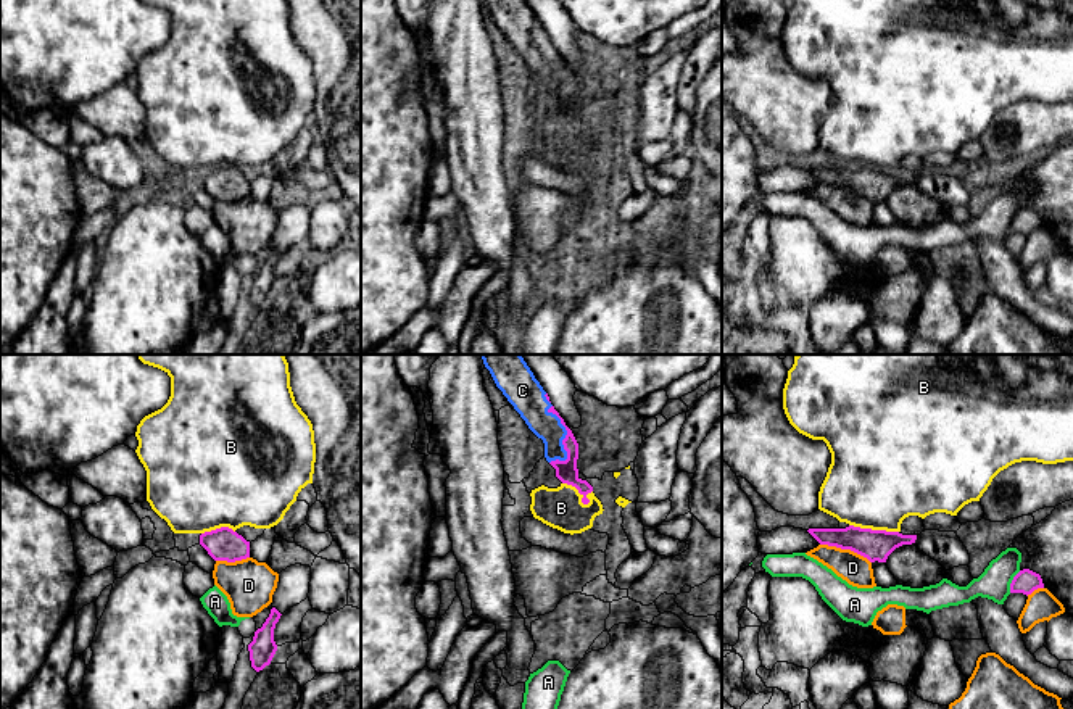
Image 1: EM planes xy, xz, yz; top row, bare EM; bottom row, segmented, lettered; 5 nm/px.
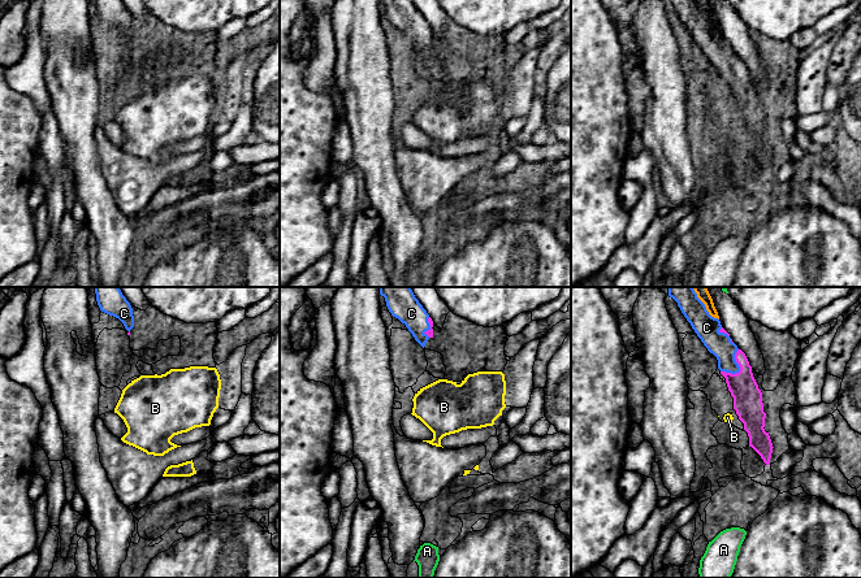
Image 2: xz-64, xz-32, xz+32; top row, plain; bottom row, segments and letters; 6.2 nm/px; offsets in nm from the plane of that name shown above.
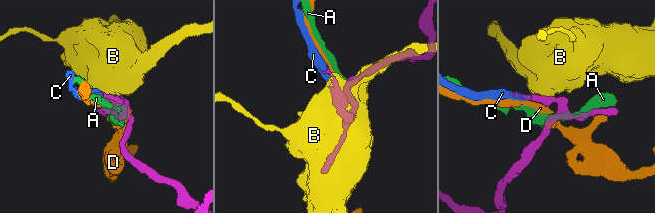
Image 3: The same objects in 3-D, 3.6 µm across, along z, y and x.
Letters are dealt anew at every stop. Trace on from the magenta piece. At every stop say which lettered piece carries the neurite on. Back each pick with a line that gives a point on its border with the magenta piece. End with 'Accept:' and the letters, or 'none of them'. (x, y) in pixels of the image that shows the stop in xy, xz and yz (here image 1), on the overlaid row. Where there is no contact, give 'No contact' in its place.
C: Touches magenta at xz (564, 426)
Accept: C

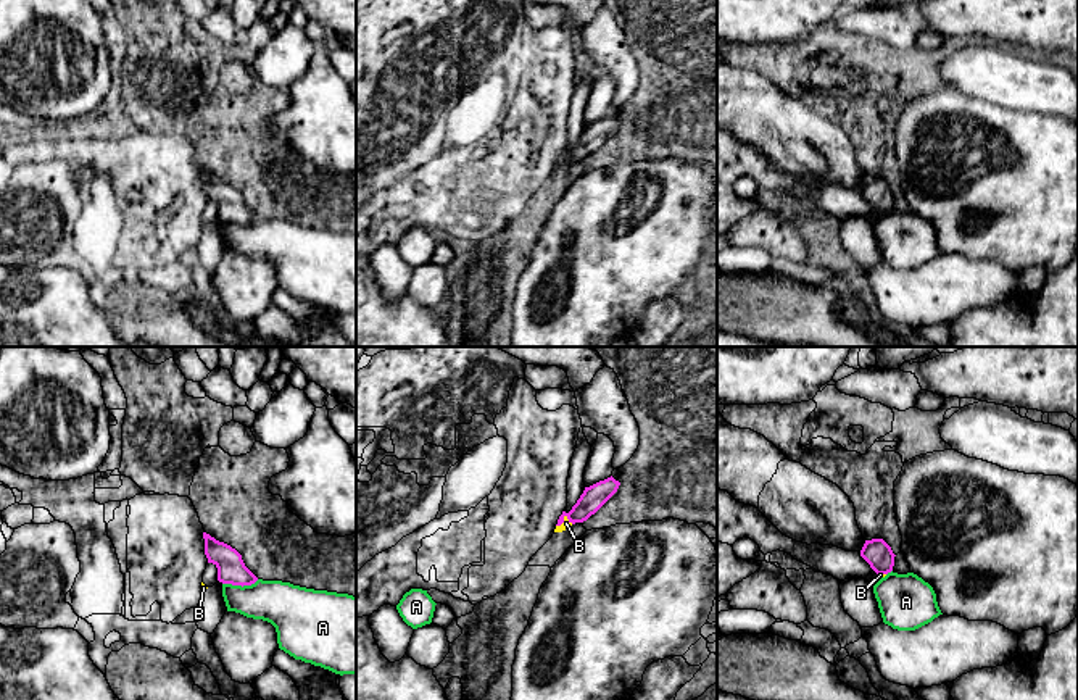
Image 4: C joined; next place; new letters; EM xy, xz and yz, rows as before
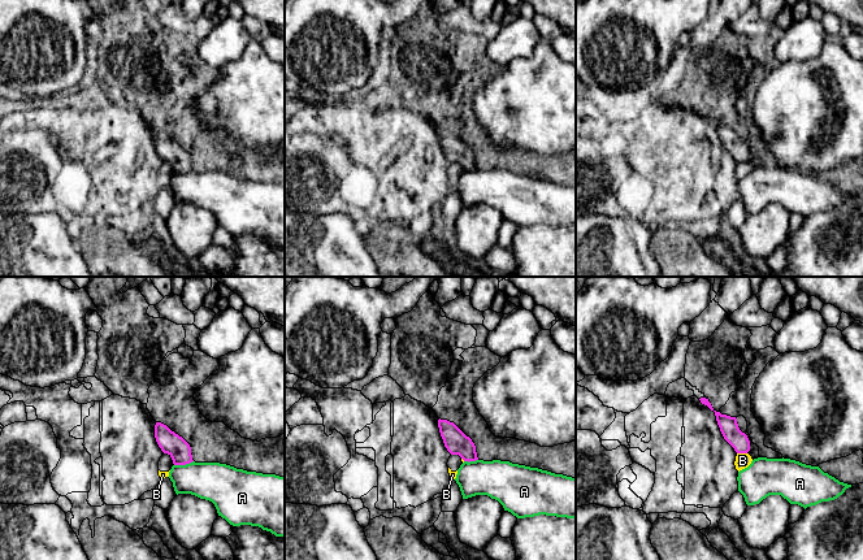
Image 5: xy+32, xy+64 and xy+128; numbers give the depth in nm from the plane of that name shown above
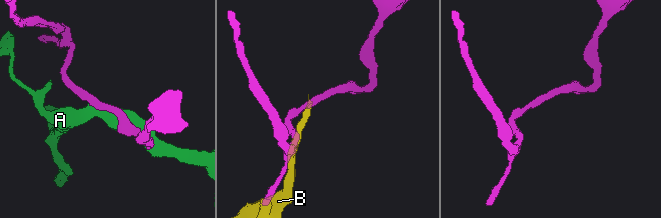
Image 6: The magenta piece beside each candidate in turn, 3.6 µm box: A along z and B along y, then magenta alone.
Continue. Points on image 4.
Accept: none of them

